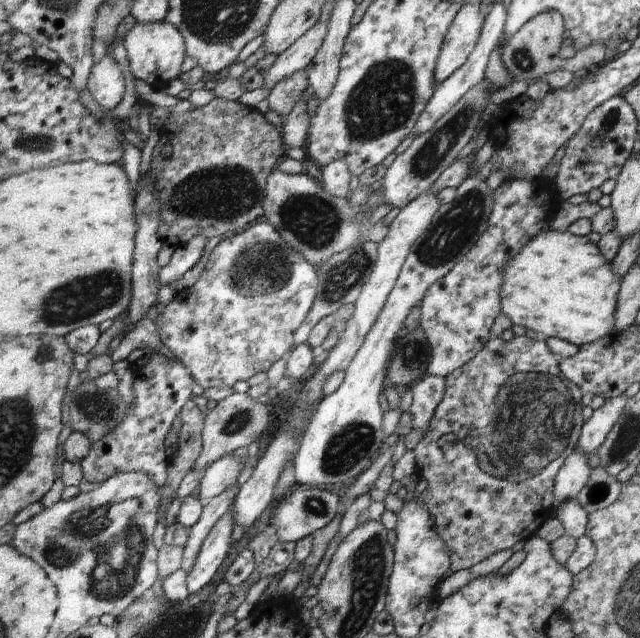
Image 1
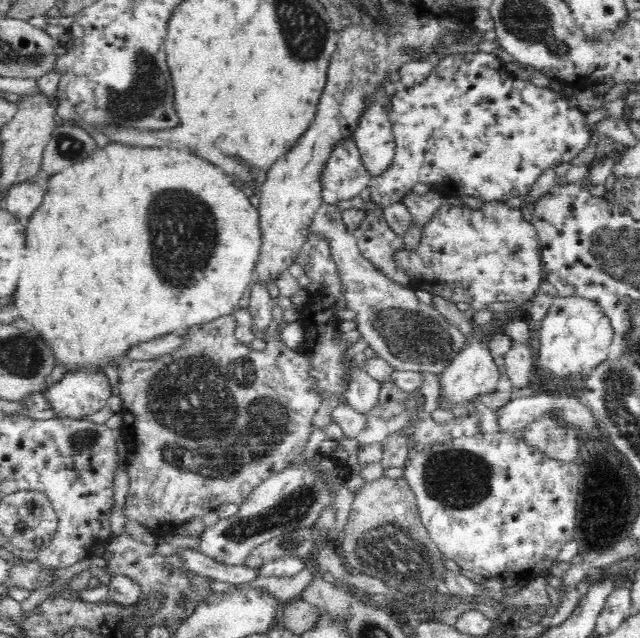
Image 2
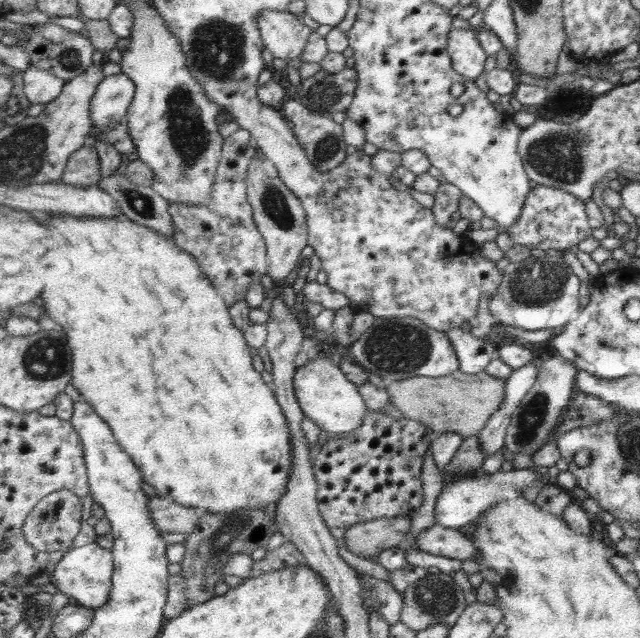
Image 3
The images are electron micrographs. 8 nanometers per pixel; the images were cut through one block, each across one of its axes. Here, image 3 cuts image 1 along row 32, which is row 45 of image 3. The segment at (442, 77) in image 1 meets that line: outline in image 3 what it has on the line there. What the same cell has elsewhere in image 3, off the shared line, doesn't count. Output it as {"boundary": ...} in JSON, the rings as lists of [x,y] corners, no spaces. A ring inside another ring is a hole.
{"boundary":[[[451,28],[449,40],[449,54],[453,58],[453,66],[459,74],[475,80],[485,72],[485,62],[489,58],[487,50],[483,48],[477,30],[461,30]]]}

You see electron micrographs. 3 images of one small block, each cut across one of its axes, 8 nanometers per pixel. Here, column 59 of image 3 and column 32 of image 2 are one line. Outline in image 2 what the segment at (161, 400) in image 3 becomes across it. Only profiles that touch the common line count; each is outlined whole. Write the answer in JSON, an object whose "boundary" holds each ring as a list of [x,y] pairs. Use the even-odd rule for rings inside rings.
{"boundary":[[[108,144],[106,148],[96,148],[86,160],[66,168],[64,172],[50,176],[48,190],[42,206],[26,222],[26,264],[22,268],[22,278],[16,294],[12,296],[14,306],[22,314],[22,320],[36,328],[40,336],[54,348],[58,366],[66,366],[72,372],[78,366],[84,368],[104,368],[114,358],[124,358],[126,350],[140,342],[150,342],[154,338],[184,332],[192,326],[218,320],[222,316],[232,316],[242,308],[248,298],[248,290],[254,284],[254,268],[262,252],[262,226],[260,210],[250,204],[250,190],[240,190],[232,184],[218,166],[204,158],[196,158],[188,150],[180,152],[174,148],[142,148],[130,144]]]}

